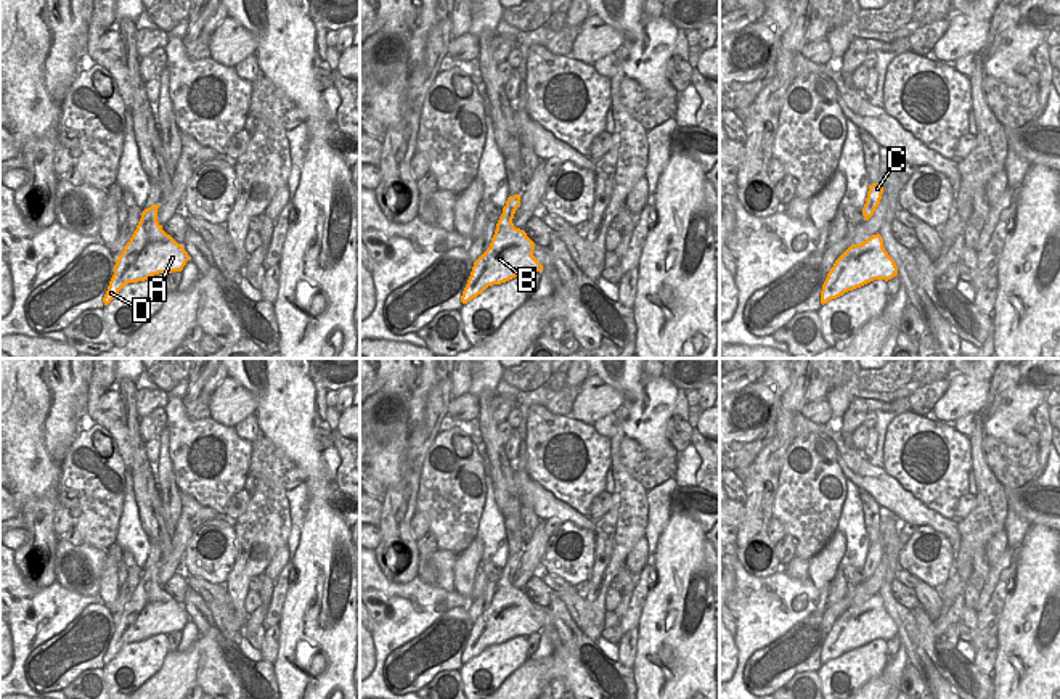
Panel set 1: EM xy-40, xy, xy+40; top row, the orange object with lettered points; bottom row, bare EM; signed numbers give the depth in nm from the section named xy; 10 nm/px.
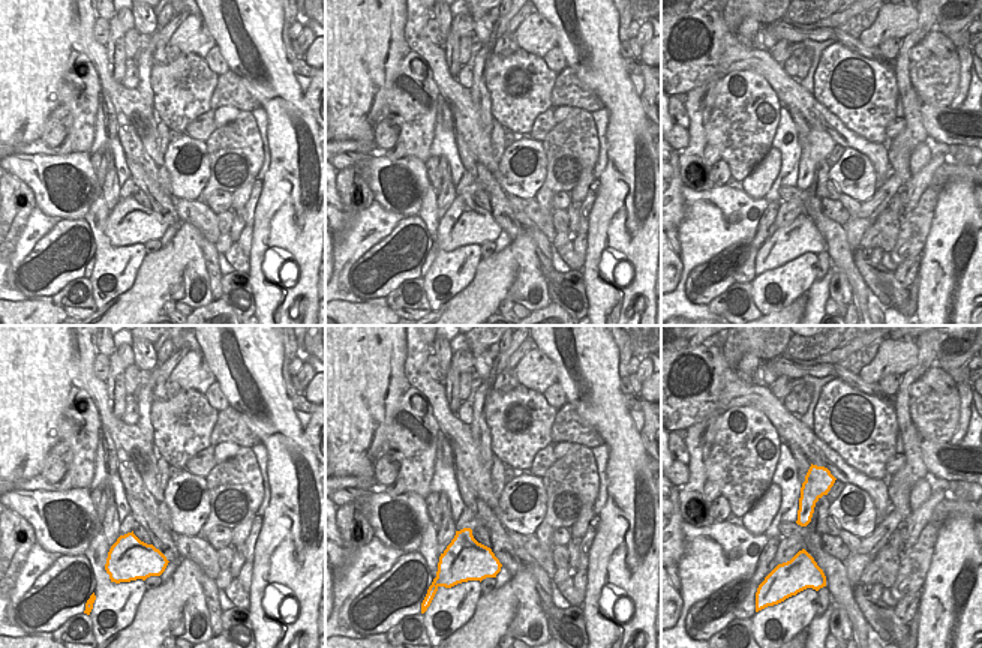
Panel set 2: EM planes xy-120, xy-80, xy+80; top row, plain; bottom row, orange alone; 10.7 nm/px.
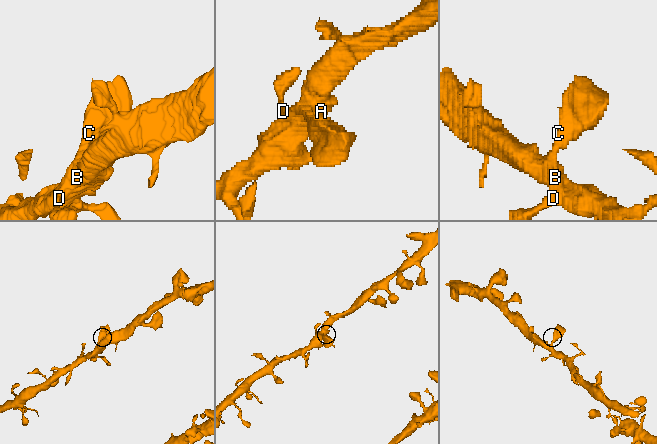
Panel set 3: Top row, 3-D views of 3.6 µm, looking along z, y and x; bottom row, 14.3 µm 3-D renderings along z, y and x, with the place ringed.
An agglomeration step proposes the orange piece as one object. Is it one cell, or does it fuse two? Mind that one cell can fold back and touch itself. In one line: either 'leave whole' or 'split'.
leave whole

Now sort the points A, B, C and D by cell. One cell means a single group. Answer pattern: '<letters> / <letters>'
A B C D

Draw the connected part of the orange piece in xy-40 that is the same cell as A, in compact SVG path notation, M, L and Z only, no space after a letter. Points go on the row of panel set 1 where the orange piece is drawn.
M154 204L143 211L141 219L122 254L116 259L114 275L103 297L108 305L128 283L145 281L159 273L181 272L190 260L188 252L157 222Z

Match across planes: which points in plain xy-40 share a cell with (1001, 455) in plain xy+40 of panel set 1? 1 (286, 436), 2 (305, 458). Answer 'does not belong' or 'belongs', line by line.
1: does not belong
2: does not belong

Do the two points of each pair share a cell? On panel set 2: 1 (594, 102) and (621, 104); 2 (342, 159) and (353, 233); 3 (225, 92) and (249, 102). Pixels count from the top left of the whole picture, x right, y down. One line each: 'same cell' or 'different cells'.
1: different cells
2: different cells
3: same cell

